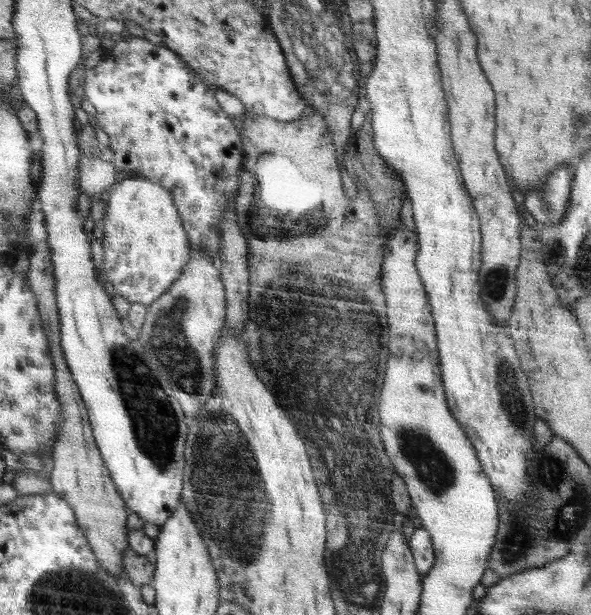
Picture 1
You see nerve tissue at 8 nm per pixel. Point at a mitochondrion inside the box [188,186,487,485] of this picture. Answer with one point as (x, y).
(256, 227)

